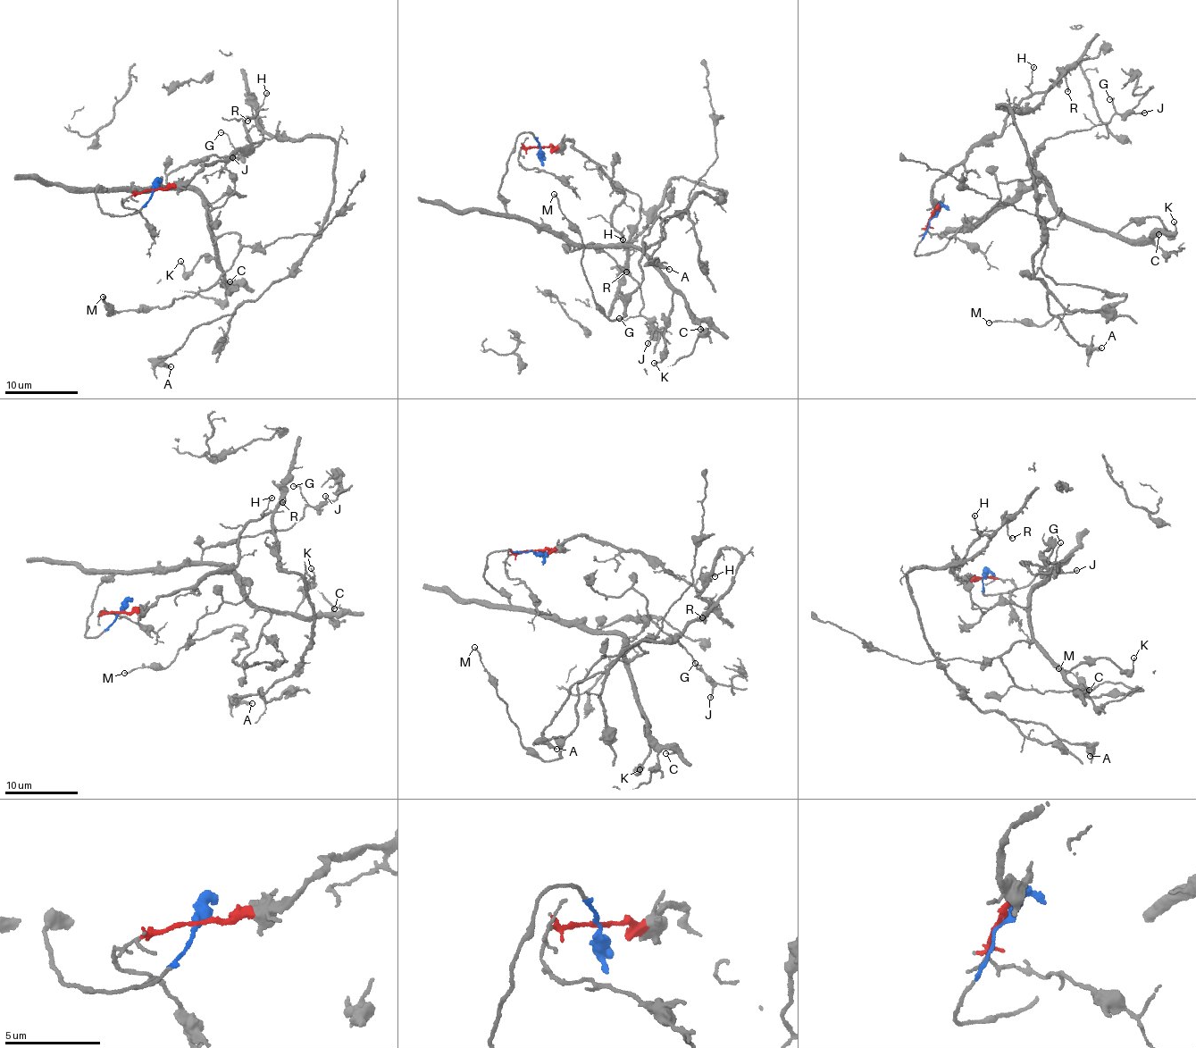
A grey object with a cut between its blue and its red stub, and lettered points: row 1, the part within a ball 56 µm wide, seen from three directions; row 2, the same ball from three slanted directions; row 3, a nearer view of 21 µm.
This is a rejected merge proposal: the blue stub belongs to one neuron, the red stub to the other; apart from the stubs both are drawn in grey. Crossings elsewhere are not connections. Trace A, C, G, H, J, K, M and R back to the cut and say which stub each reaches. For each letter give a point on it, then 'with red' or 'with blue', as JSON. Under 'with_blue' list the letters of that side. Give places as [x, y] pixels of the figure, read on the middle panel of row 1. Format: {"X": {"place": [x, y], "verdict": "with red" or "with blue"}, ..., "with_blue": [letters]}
{"A": {"place": [669, 269], "verdict": "with red"}, "C": {"place": [700, 329], "verdict": "with blue"}, "G": {"place": [619, 318], "verdict": "with blue"}, "H": {"place": [623, 239], "verdict": "with red"}, "J": {"place": [648, 343], "verdict": "with blue"}, "K": {"place": [654, 363], "verdict": "with blue"}, "M": {"place": [554, 194], "verdict": "with blue"}, "R": {"place": [626, 272], "verdict": "with red"}, "with_blue": ["C", "G", "J", "K", "M"]}

